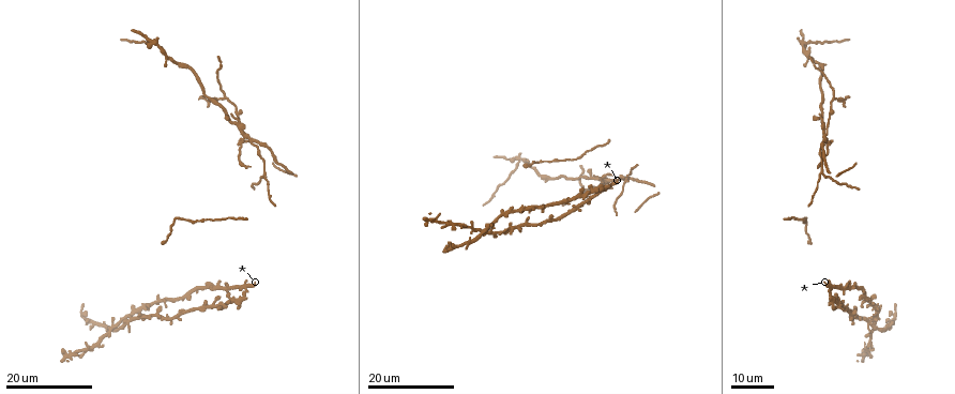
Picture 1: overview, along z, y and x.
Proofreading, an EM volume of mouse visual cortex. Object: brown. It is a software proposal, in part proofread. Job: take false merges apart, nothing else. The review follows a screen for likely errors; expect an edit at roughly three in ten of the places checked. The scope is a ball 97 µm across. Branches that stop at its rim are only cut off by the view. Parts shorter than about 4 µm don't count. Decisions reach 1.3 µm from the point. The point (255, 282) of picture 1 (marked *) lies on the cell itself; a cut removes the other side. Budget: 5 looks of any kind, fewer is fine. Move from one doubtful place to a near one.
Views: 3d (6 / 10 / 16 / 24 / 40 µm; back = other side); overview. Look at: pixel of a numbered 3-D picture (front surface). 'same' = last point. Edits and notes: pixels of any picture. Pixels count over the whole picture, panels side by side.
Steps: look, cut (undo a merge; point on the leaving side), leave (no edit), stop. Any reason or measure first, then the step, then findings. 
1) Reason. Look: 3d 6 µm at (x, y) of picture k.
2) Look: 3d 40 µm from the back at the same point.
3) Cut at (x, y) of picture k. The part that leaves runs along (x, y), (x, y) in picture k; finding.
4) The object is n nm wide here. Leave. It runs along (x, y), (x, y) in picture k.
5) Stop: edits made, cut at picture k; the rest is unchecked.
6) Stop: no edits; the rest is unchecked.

Two arms in line, one across. Look: 3d 24 µm at (263, 174) of picture 1.

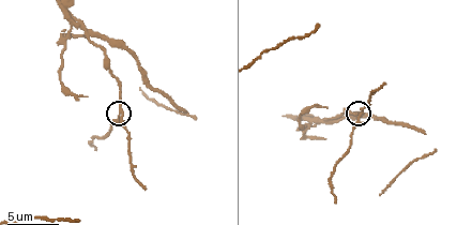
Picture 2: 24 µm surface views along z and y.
Look: 3d 6 µm at (358, 115) of picture 2.

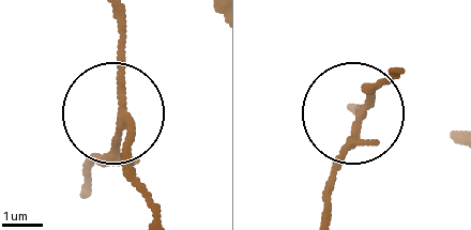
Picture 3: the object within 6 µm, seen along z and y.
Cut at (374, 142) of picture 3. The part that leaves runs along (366, 114), (324, 206) in picture 3; two cells meet here.

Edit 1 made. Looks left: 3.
Looks like a crossing. Look: 3d 16 µm at (874, 321) of picture 1.

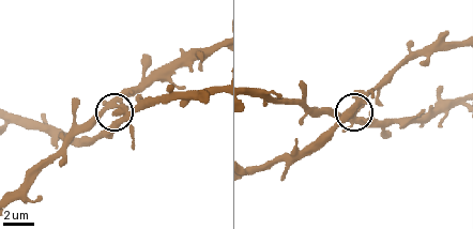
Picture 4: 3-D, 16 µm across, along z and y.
Closer look. Look: 3d 10 µm at (111, 107) of picture 4.

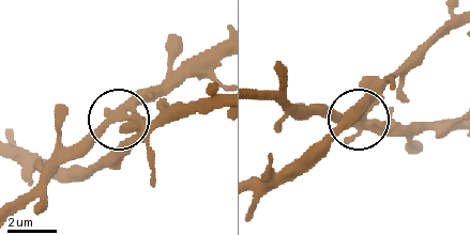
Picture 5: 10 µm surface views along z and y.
The object is 320 nm wide here. Leave. It runs along (220, 45), (146, 94), (74, 159) in picture 5; one cell here.

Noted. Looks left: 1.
Stop: edits made, cut at picture 3; the rest is unchecked.

